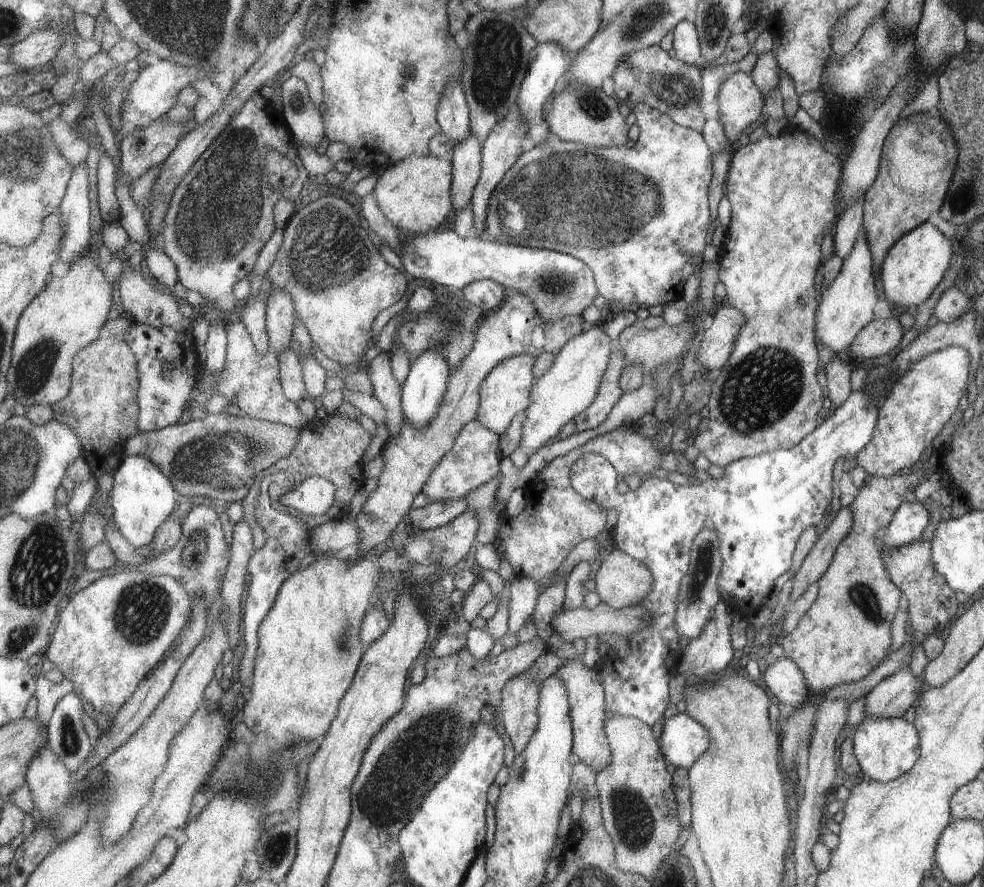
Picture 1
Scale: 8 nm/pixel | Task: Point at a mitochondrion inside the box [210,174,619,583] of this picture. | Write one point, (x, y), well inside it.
(325, 253)

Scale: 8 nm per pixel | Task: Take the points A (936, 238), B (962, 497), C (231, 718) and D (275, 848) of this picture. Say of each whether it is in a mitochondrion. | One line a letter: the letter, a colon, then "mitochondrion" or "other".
A: other
B: other
C: other
D: mitochondrion

